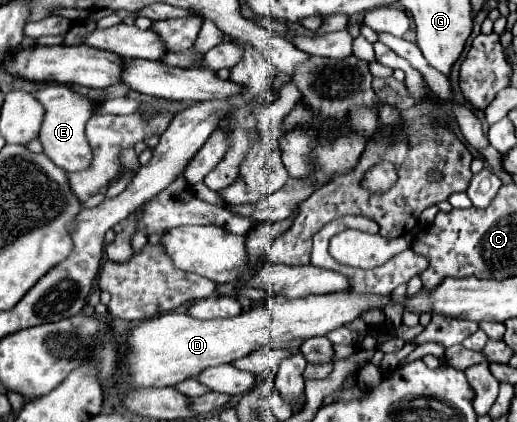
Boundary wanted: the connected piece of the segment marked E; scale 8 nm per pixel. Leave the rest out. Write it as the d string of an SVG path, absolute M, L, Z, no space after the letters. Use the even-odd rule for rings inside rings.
M47 84L35 92L39 102L45 106L45 120L41 126L39 140L43 144L43 152L47 158L63 168L65 172L81 172L87 170L93 162L93 150L85 136L85 124L91 116L91 104L85 96L75 94L69 86L63 84Z

